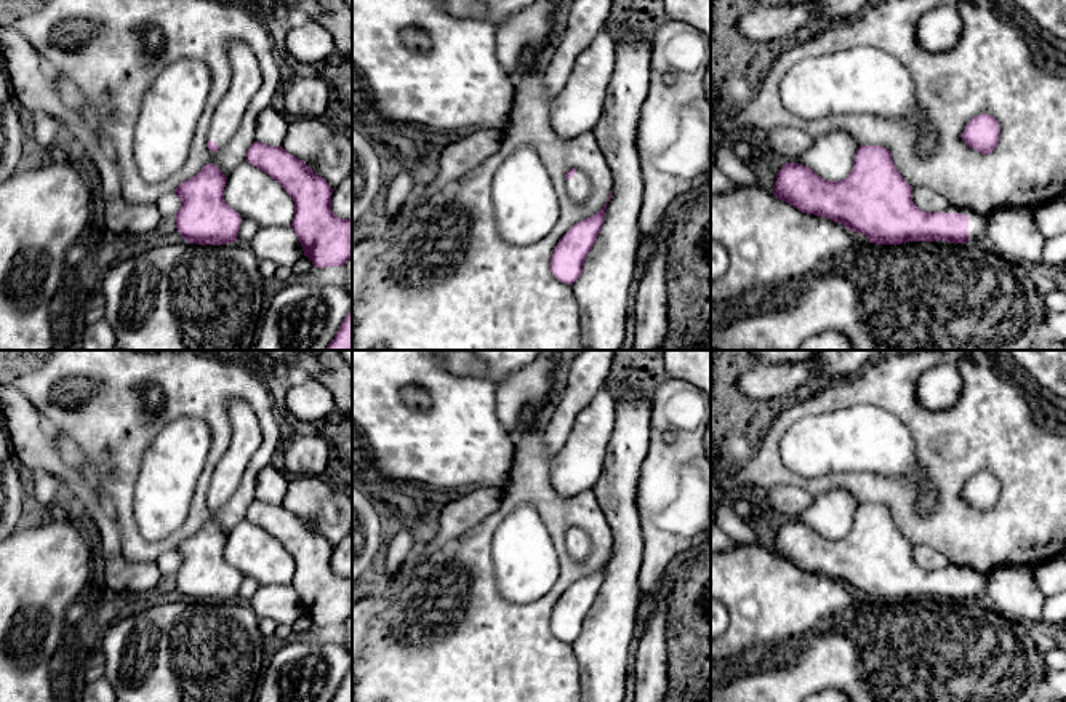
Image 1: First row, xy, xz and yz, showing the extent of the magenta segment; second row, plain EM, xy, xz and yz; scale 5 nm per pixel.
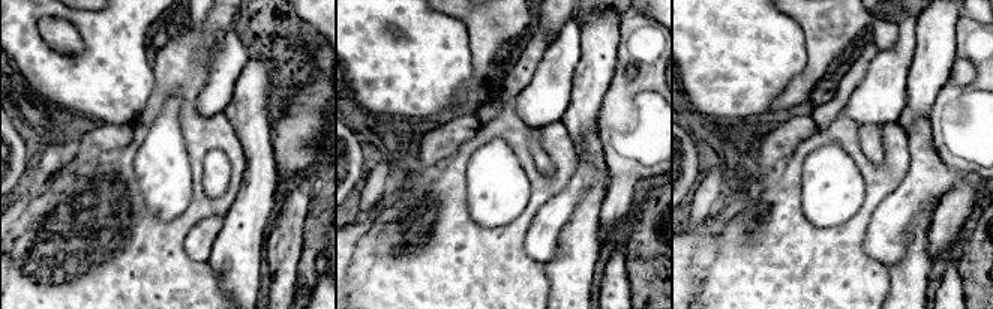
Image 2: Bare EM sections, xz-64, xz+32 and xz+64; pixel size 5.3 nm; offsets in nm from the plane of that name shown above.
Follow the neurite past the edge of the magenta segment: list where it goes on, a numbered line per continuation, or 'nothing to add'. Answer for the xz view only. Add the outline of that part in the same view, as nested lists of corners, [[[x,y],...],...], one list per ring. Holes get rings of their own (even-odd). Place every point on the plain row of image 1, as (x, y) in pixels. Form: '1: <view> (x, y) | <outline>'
1: xz (578, 546) | [[[575,529],[571,537],[567,537],[567,550],[576,561],[583,561],[591,555],[591,537],[584,529]]]

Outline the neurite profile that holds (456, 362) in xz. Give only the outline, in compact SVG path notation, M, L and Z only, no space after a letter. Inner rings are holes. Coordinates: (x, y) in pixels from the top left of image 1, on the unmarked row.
M447 350L442 363L455 376L485 376L488 373L487 365L472 350Z

